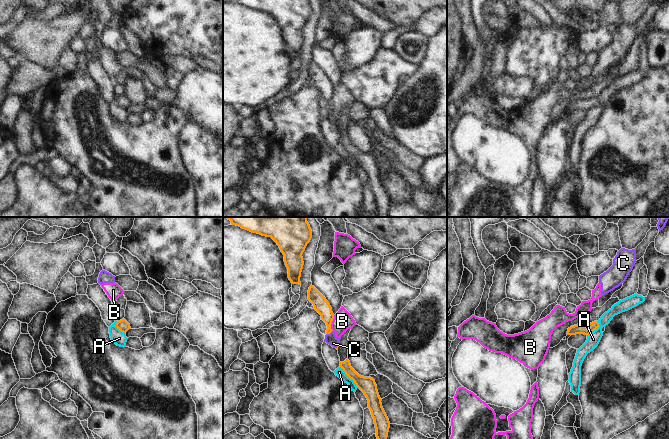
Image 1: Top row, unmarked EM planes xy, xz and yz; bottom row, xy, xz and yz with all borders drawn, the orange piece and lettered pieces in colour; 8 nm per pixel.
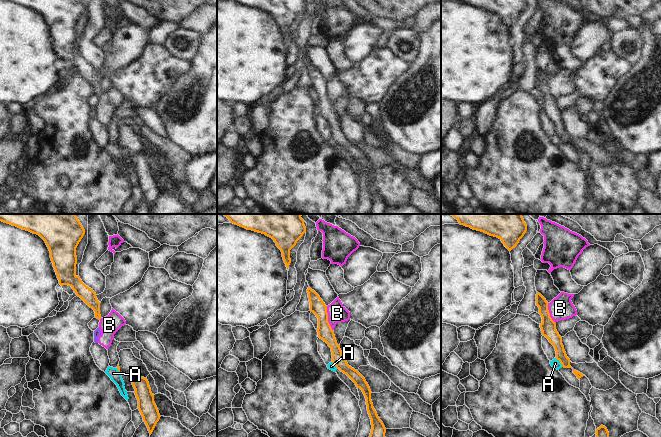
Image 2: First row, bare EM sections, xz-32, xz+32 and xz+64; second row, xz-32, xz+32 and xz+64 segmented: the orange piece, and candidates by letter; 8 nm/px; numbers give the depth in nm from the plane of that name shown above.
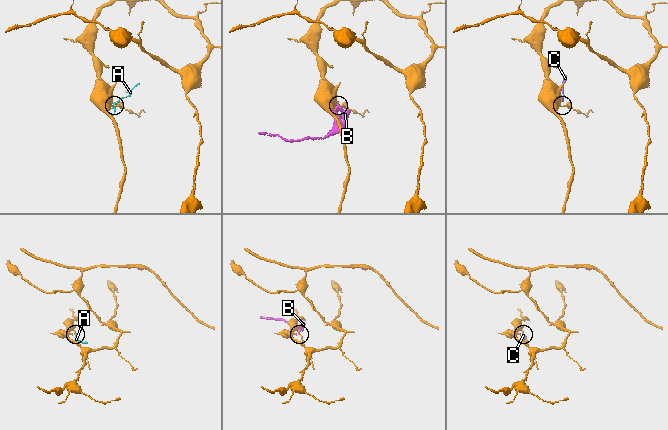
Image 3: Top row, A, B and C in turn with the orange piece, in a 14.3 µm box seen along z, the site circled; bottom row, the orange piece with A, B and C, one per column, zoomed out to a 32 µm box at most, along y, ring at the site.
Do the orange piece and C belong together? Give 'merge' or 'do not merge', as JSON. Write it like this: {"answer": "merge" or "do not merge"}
{"answer": "do not merge"}

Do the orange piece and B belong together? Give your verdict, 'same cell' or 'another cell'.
another cell

